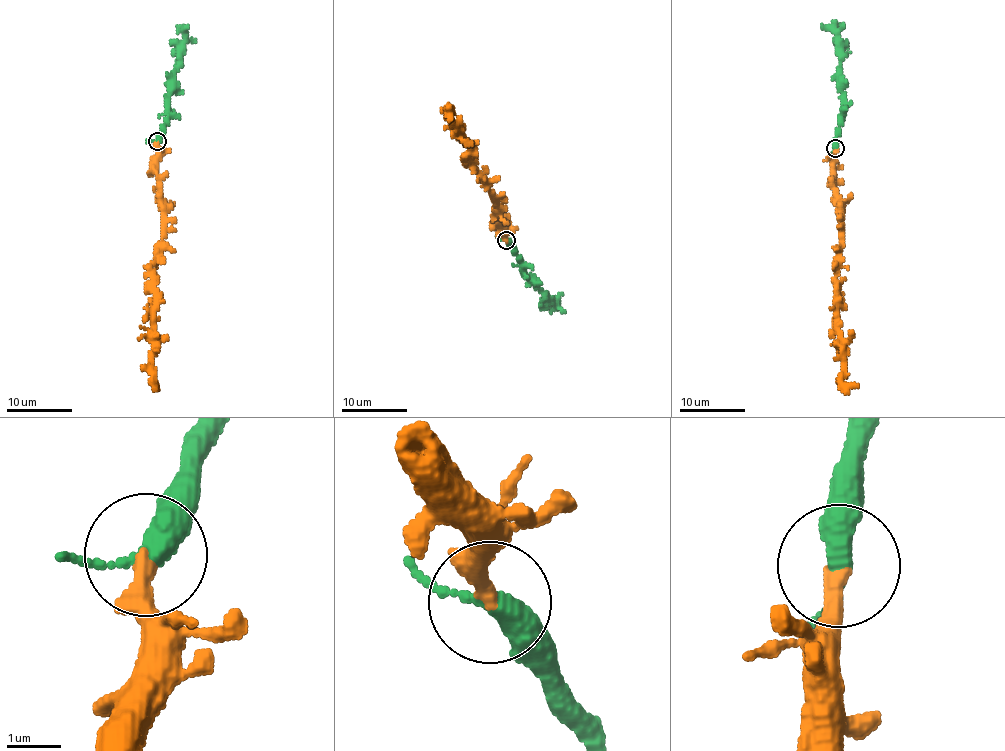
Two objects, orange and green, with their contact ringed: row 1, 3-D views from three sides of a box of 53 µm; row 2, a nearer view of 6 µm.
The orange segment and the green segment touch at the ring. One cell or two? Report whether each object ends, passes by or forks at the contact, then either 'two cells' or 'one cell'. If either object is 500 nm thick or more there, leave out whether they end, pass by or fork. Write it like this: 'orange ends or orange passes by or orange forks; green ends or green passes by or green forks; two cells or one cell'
orange ends; green passes by; one cell

